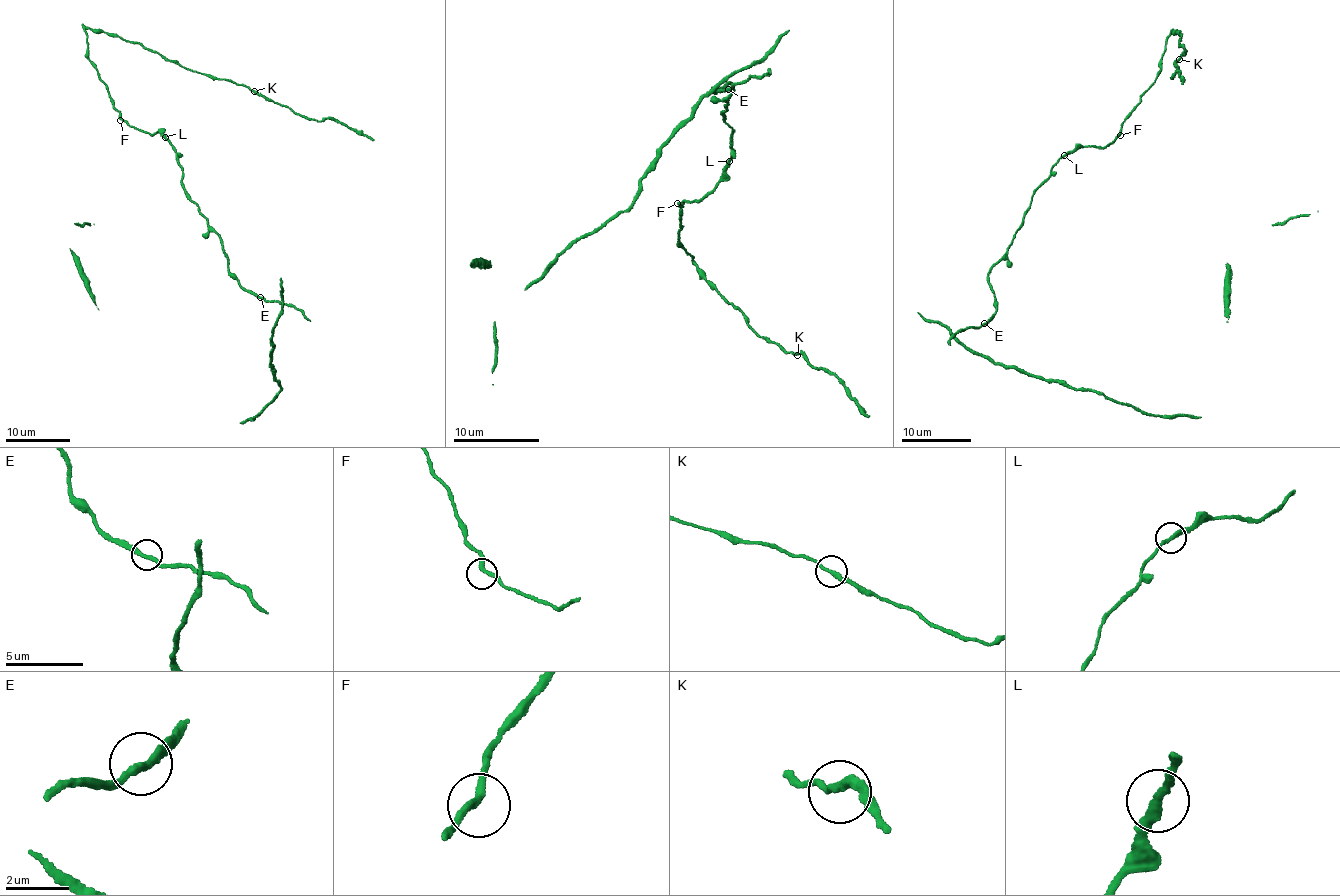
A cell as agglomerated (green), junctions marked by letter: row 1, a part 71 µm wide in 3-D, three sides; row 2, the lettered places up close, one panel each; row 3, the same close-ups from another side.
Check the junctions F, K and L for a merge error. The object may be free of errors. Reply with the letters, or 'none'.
L

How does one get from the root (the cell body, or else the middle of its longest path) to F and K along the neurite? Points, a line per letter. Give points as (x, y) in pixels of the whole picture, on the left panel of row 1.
F: (164, 138), (158, 131), (151, 135), (120, 120)
K: (164, 138), (121, 117), (88, 59), (85, 29), (116, 34), (185, 68), (254, 91)

